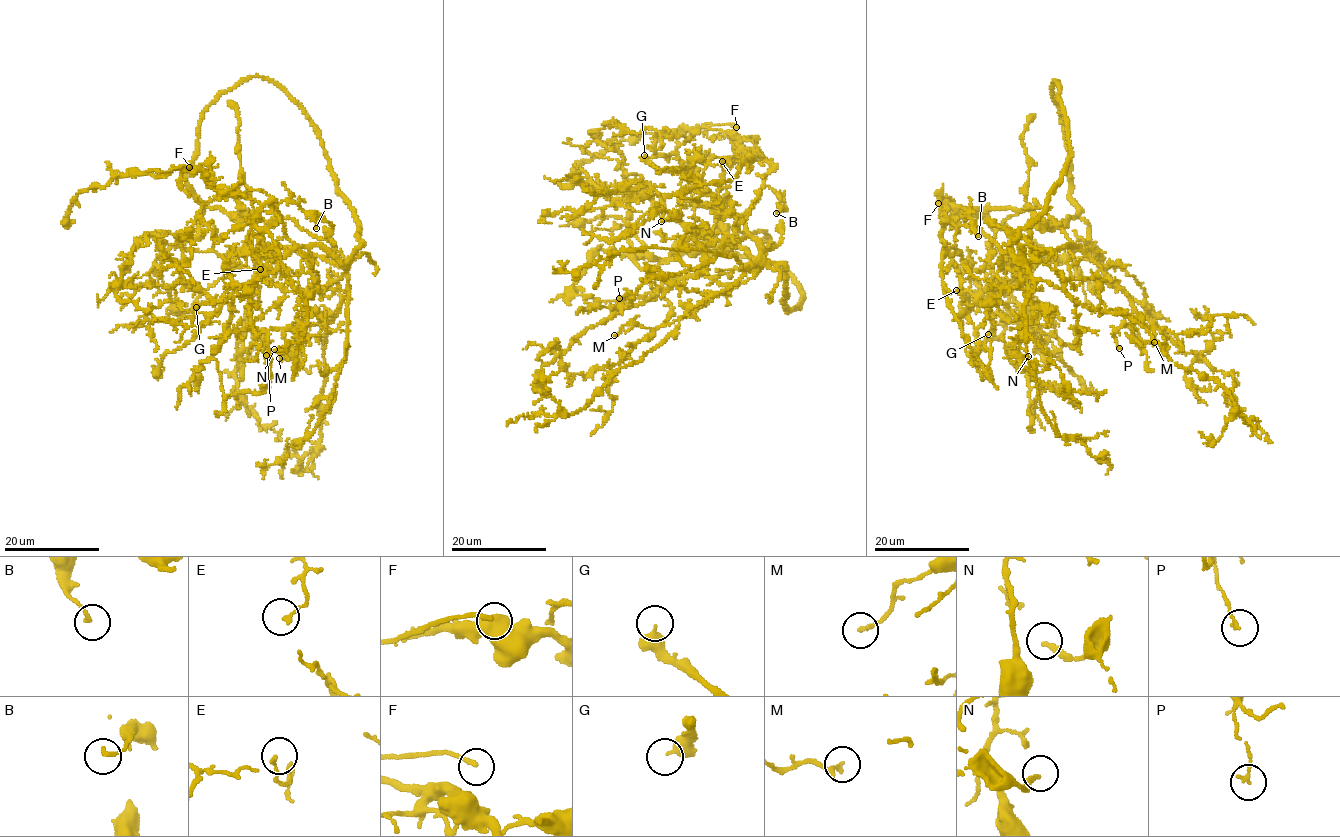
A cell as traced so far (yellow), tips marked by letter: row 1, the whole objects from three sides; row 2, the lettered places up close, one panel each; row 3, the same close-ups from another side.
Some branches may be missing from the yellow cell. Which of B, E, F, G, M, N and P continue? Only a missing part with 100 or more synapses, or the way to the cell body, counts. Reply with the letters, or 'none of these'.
none of these

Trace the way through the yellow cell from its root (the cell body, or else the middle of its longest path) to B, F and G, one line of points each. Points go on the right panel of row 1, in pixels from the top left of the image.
B: (1058, 251), (1017, 261), (1011, 247), (1001, 253), (980, 229), (966, 224), (967, 214), (978, 236)
F: (1058, 251), (1074, 243), (1038, 206), (983, 209), (947, 203), (959, 215), (959, 210), (938, 203)
G: (1058, 251), (1027, 262), (1017, 261), (1009, 246), (1002, 253), (989, 302), (980, 304), (994, 321), (988, 334)

